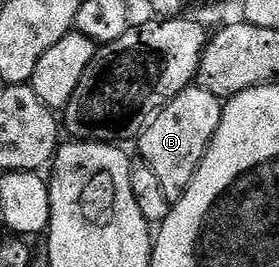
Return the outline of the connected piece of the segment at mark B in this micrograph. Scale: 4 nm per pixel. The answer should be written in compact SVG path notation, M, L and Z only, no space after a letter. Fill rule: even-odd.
M189 87L183 89L170 104L164 106L140 134L139 156L154 171L154 175L158 175L162 191L166 191L173 203L186 191L186 187L192 184L202 159L216 140L216 132L223 119L224 105L221 98L205 89Z

